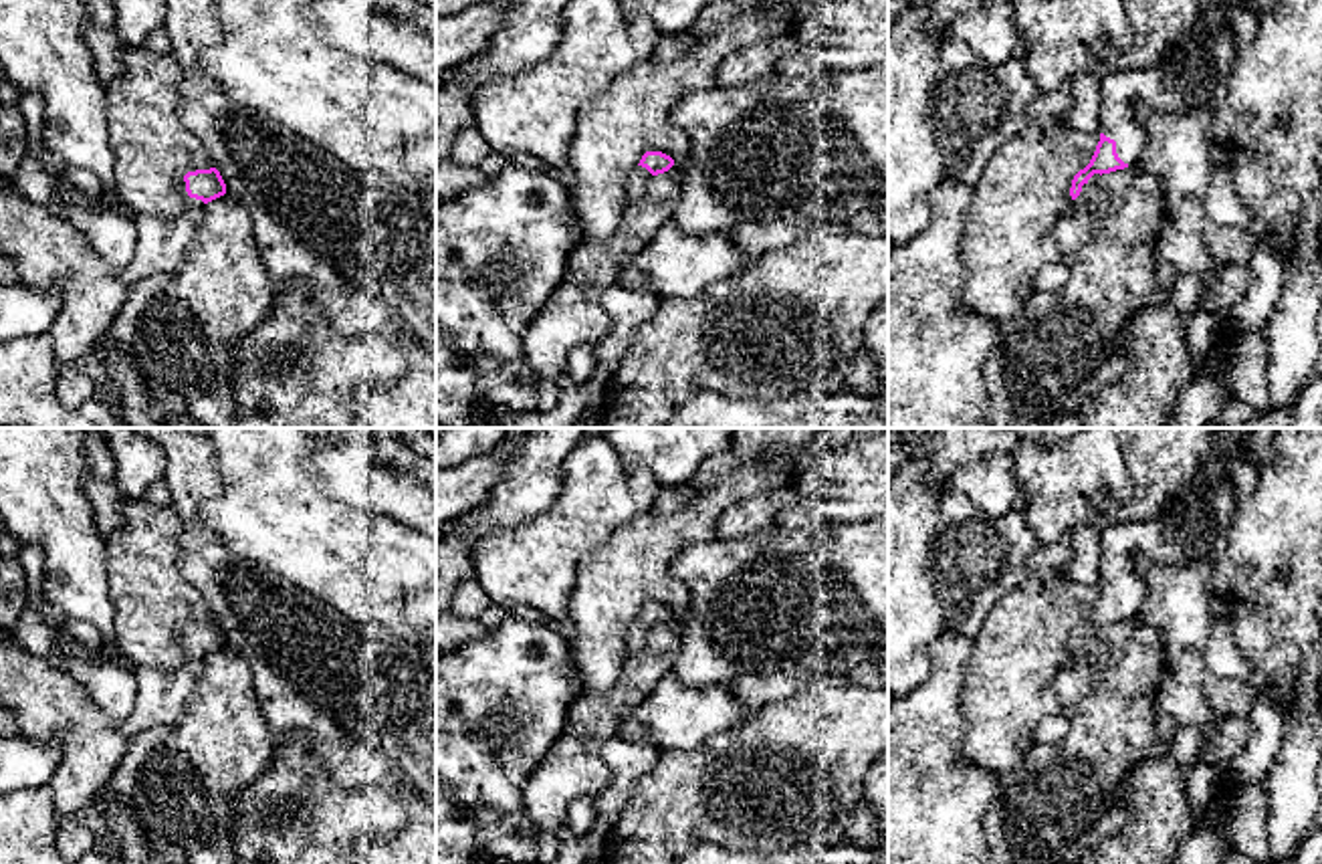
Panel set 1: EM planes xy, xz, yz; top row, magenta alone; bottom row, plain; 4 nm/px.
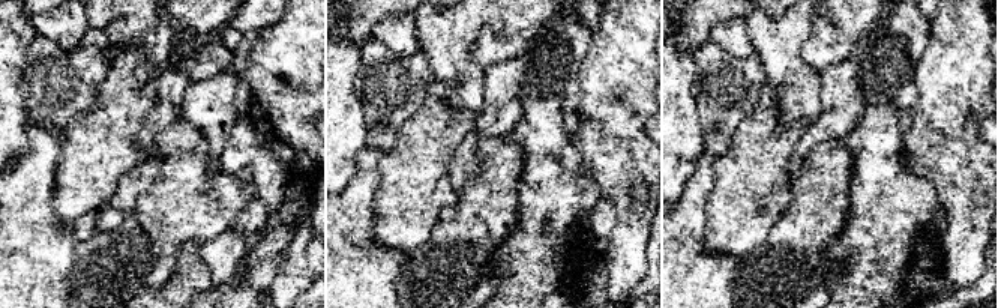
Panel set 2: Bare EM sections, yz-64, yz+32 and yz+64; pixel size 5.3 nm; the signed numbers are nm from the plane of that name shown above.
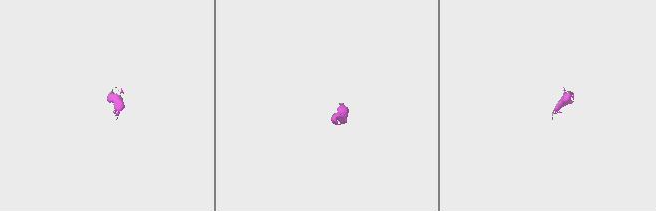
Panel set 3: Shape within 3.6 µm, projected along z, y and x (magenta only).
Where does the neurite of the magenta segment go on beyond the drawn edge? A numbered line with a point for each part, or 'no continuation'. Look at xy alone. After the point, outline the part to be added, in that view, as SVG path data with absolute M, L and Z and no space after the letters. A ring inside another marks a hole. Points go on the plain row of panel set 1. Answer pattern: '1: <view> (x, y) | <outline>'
1: xy (49, 705) | M186 634L182 646L186 662L178 668L133 668L135 707L117 723L67 672L20 644L0 644L0 707L16 717L20 735L61 747L48 781L54 797L48 818L57 826L95 803L137 735L172 729L182 719L204 666L204 654L188 648Z

